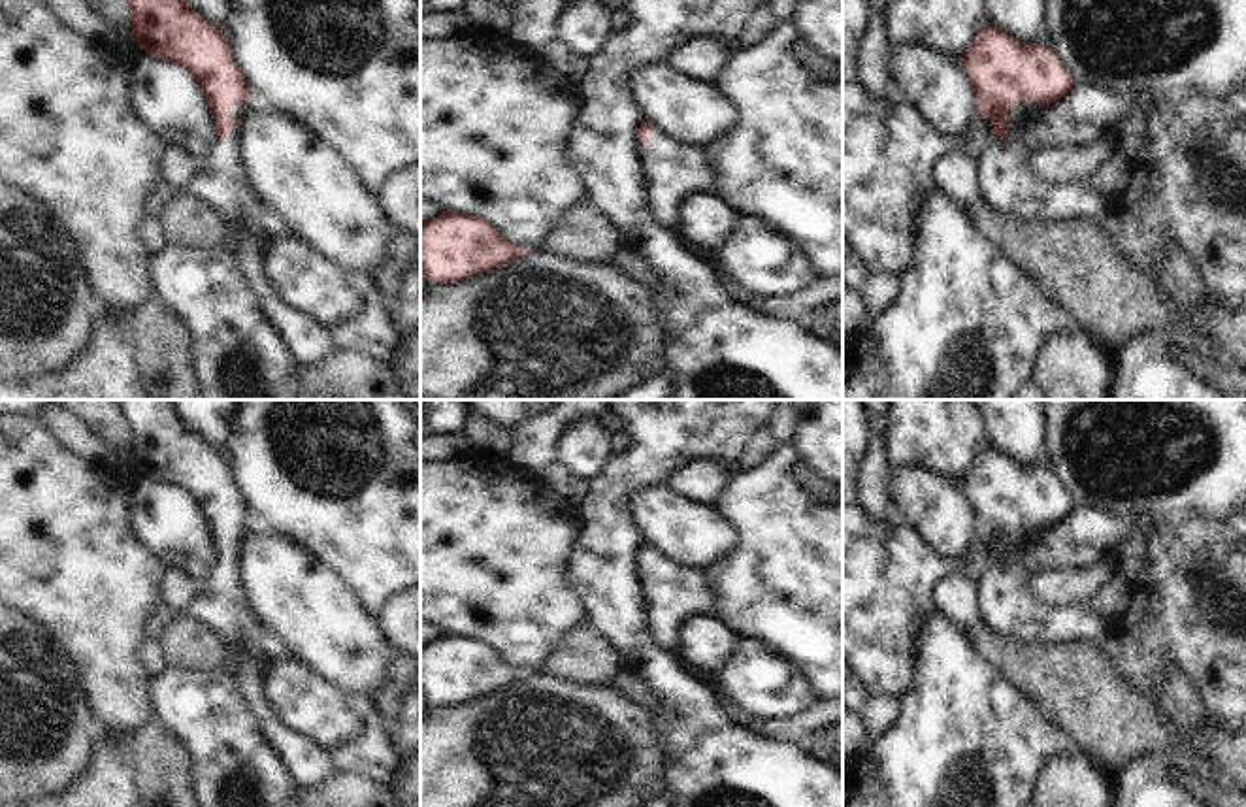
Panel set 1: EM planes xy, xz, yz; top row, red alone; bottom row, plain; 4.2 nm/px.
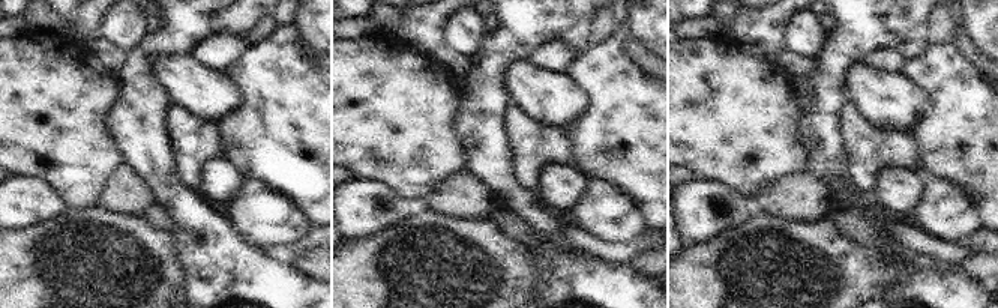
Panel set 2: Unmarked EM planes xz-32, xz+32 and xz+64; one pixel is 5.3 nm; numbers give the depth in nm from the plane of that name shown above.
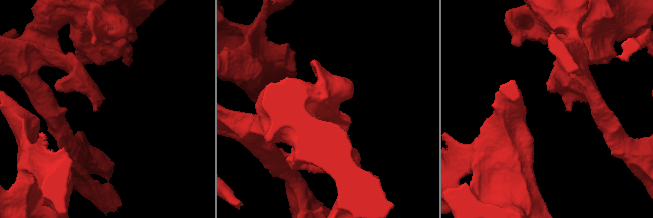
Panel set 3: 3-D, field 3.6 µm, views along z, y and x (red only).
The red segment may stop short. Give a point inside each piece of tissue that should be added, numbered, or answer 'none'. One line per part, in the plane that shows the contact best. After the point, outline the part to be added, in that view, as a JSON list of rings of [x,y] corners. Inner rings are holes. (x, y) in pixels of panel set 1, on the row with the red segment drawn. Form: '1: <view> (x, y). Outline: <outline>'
1: yz (1005, 176). Outline: [[[1037,100],[1012,106],[1008,140],[992,141],[975,156],[982,200],[997,213],[1044,222],[1090,221],[1101,224],[1112,207],[1090,181],[1044,181],[1033,175],[1029,149],[1022,141],[1022,126],[1039,109]]]

